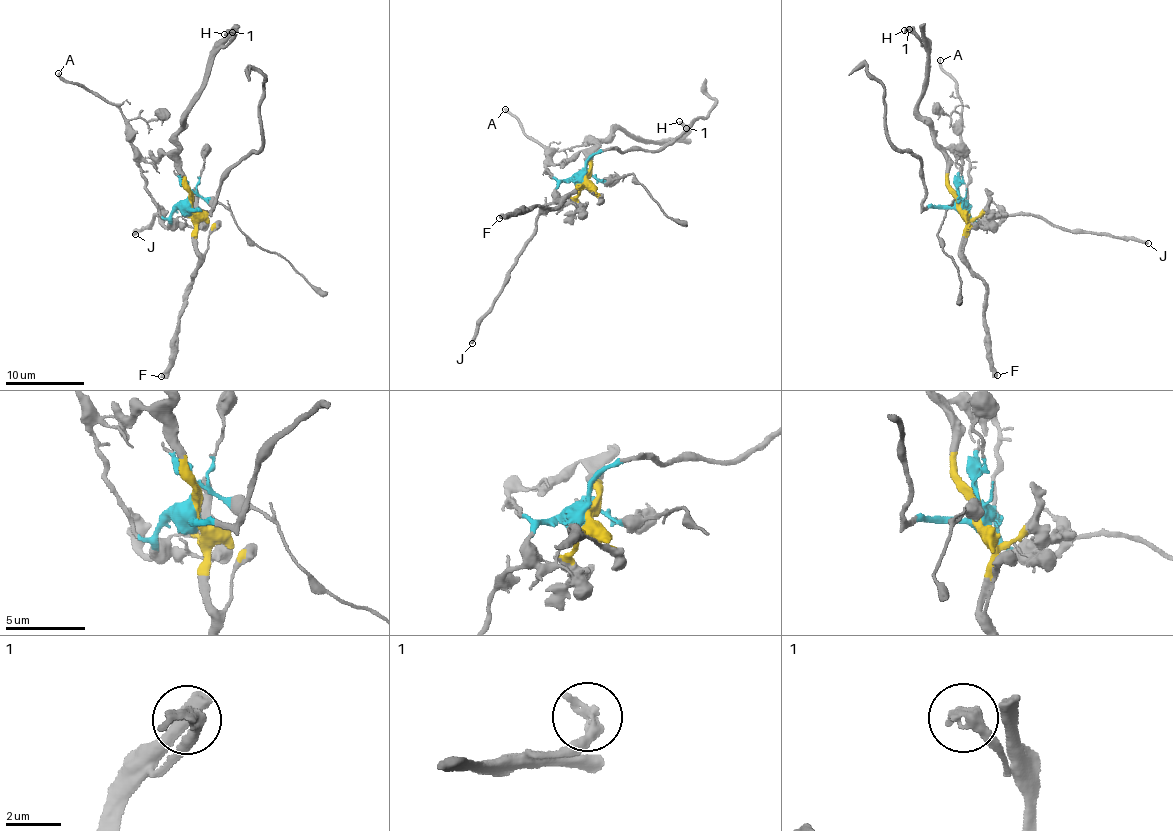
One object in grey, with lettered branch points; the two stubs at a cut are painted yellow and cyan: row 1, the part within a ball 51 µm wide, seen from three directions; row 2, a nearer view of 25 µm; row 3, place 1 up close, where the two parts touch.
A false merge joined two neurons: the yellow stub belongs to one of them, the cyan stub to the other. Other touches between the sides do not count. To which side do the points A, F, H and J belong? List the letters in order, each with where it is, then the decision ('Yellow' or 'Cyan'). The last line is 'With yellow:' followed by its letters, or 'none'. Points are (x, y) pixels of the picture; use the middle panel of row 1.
A: Place: (505, 109). Cyan
F: Place: (499, 218). Yellow
H: Place: (679, 121). Yellow
J: Place: (472, 343). Cyan
With yellow: F, H

